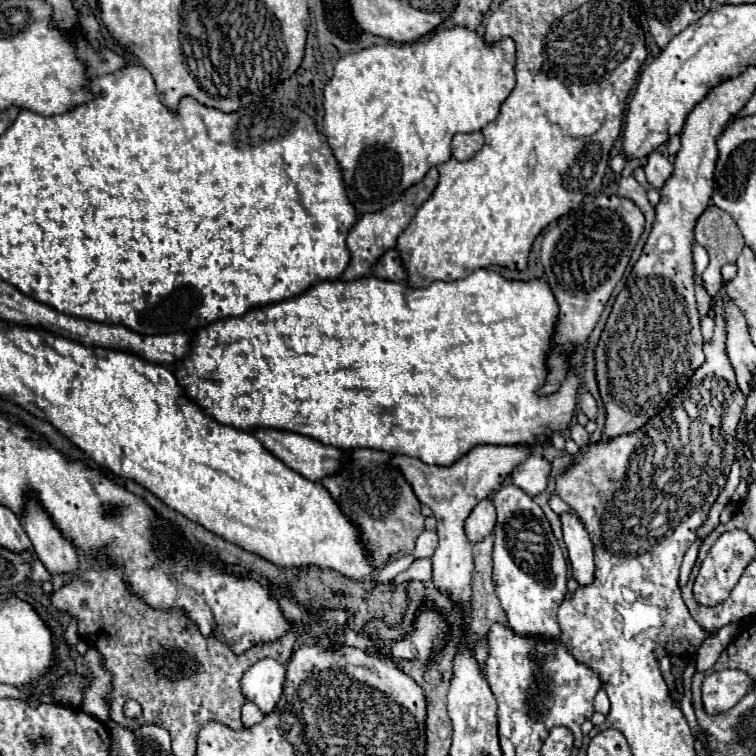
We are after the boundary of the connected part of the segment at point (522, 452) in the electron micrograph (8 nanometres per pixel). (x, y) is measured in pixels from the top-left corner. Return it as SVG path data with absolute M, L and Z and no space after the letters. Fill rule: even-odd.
M480 444L474 446L470 452L466 452L460 460L456 460L450 466L436 466L436 464L424 464L420 458L410 458L402 454L390 456L390 466L400 470L406 482L412 486L416 498L420 504L426 504L432 508L436 520L438 520L438 536L440 546L436 548L432 556L432 580L436 582L438 590L446 590L452 600L456 600L462 606L468 606L470 600L470 576L472 576L472 544L466 536L464 522L468 514L474 510L474 506L492 496L502 482L512 474L512 470L526 460L526 456L534 454L542 444L514 444L514 446L492 446L492 444Z

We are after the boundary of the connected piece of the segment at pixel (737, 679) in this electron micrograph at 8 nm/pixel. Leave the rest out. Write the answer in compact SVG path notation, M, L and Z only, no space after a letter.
M722 670L708 674L702 682L704 710L714 716L730 710L750 690L750 678L738 670Z

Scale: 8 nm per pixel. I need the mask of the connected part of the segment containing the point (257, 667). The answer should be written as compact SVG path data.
M258 660L244 676L242 676L242 694L246 702L256 704L262 714L270 714L280 700L282 684L284 684L286 666L276 660Z

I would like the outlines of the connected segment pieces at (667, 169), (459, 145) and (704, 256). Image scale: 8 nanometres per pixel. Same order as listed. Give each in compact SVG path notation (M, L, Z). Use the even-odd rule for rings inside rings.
M652 152L652 154L648 156L648 162L646 162L646 166L644 166L644 172L646 172L646 178L648 178L650 186L662 188L662 184L672 176L674 166L672 166L672 162L670 162L666 156L662 156L660 152Z
M470 132L470 134L456 134L452 140L452 156L456 160L470 160L484 144L482 132Z
M694 244L692 254L694 254L694 268L696 268L696 276L702 276L702 272L704 272L704 270L706 270L706 266L708 266L708 252L706 252L706 248L704 248L704 246Z

